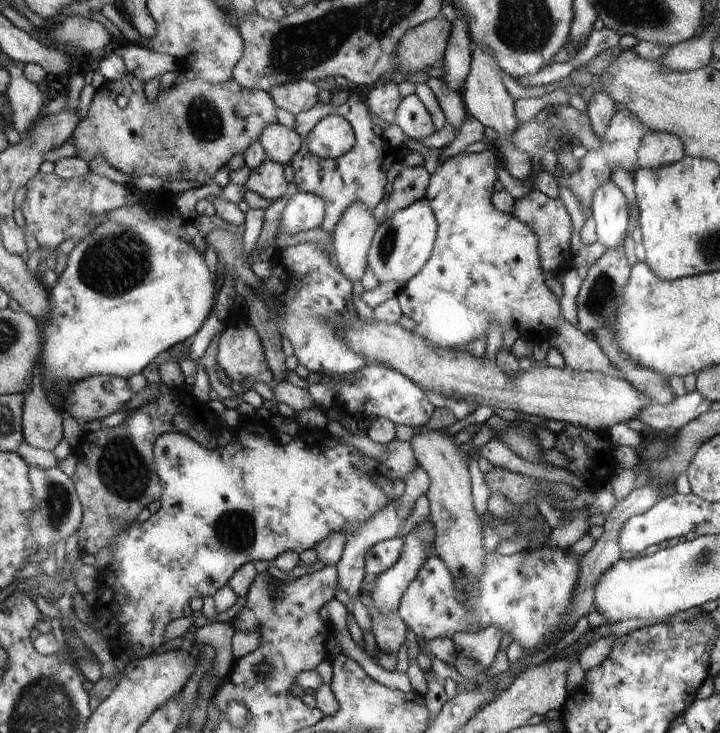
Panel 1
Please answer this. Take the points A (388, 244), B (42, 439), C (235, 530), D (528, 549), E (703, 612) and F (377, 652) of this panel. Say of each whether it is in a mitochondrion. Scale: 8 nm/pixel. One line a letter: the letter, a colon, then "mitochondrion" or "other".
A: mitochondrion
B: other
C: mitochondrion
D: other
E: other
F: other

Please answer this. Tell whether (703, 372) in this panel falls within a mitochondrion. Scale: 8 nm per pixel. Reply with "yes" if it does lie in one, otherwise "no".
no

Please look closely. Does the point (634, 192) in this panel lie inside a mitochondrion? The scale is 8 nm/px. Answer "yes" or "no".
no

